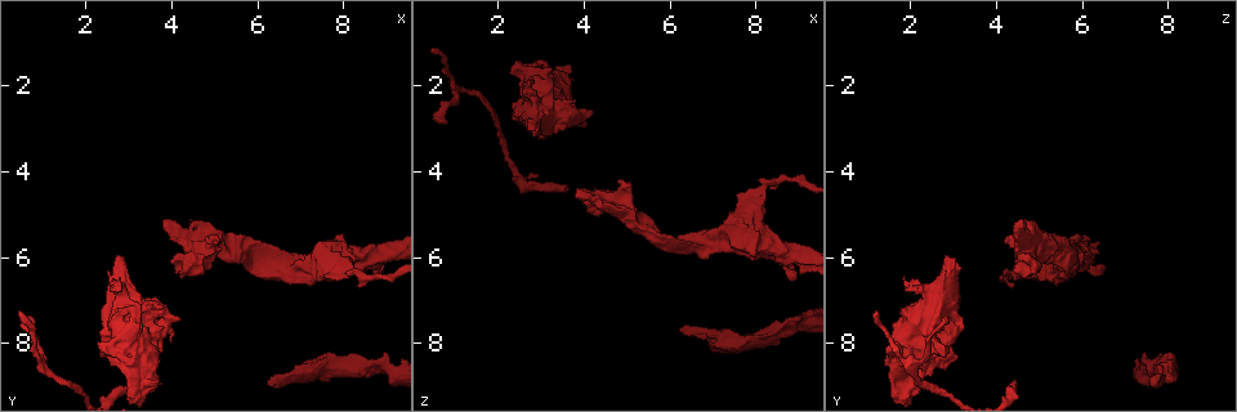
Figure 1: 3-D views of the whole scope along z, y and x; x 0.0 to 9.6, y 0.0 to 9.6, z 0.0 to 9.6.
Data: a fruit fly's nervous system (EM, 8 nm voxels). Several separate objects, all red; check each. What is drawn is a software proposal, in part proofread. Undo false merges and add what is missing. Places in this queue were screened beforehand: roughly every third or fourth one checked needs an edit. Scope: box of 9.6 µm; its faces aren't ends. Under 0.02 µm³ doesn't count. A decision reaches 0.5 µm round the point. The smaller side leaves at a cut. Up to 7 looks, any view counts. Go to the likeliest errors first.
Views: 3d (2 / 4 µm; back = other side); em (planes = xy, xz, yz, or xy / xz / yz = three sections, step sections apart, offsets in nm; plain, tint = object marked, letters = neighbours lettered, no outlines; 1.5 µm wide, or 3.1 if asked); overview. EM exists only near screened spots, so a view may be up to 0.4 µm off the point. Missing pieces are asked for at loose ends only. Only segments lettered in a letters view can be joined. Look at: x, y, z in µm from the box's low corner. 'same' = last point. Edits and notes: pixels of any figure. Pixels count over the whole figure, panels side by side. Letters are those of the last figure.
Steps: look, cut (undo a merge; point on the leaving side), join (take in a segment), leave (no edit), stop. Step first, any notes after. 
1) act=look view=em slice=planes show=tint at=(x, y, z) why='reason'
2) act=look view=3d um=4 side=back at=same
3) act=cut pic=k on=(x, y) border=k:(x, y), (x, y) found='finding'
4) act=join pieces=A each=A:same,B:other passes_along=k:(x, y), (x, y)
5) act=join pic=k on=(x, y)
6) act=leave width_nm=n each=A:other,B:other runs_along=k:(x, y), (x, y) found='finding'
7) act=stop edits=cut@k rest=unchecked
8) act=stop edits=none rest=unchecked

act=look view=3d um=2 side=back at=(6.25, 8.95, 7.70) why='free end'

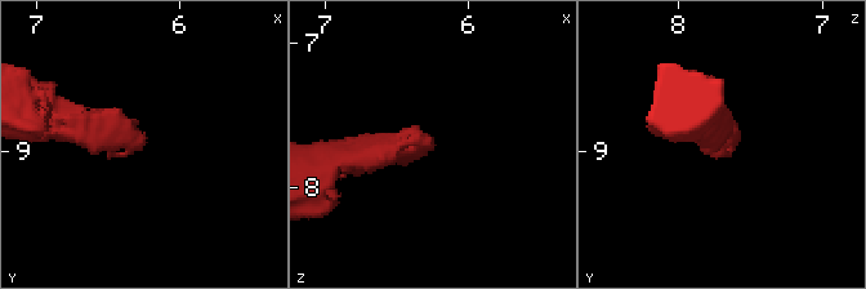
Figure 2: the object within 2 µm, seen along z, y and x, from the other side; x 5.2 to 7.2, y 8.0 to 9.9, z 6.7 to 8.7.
act=look view=em um=3.1 slice=planes show=letters at=(6.26, 9.00, 7.68) why='shape alone is not enough'

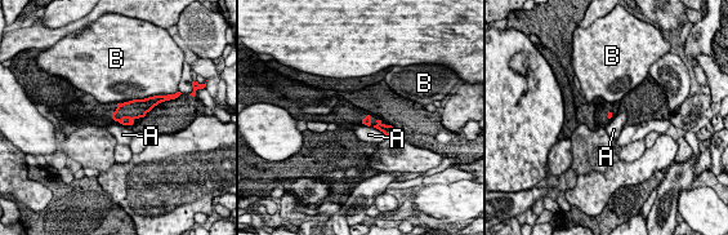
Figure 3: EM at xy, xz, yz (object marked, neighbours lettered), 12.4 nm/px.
act=leave each=A:other,B:other border=3:(373, 127), (385, 136) found='no lettered segment goes on from it'

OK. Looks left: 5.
act=look view=em slice=planes show=letters at=(2.65, 6.05, 2.80) why='stops while still wide'

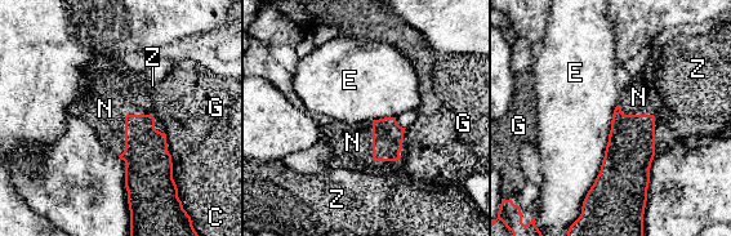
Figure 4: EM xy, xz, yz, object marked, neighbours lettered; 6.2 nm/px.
act=join pieces=N each=C:other,E:other,G:other,N:same,Z:other passes_along=4:(387, 134), (373, 154), (352, 142) found='the cell continues'

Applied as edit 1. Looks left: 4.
act=stop edits=join@4 rest=unchecked

